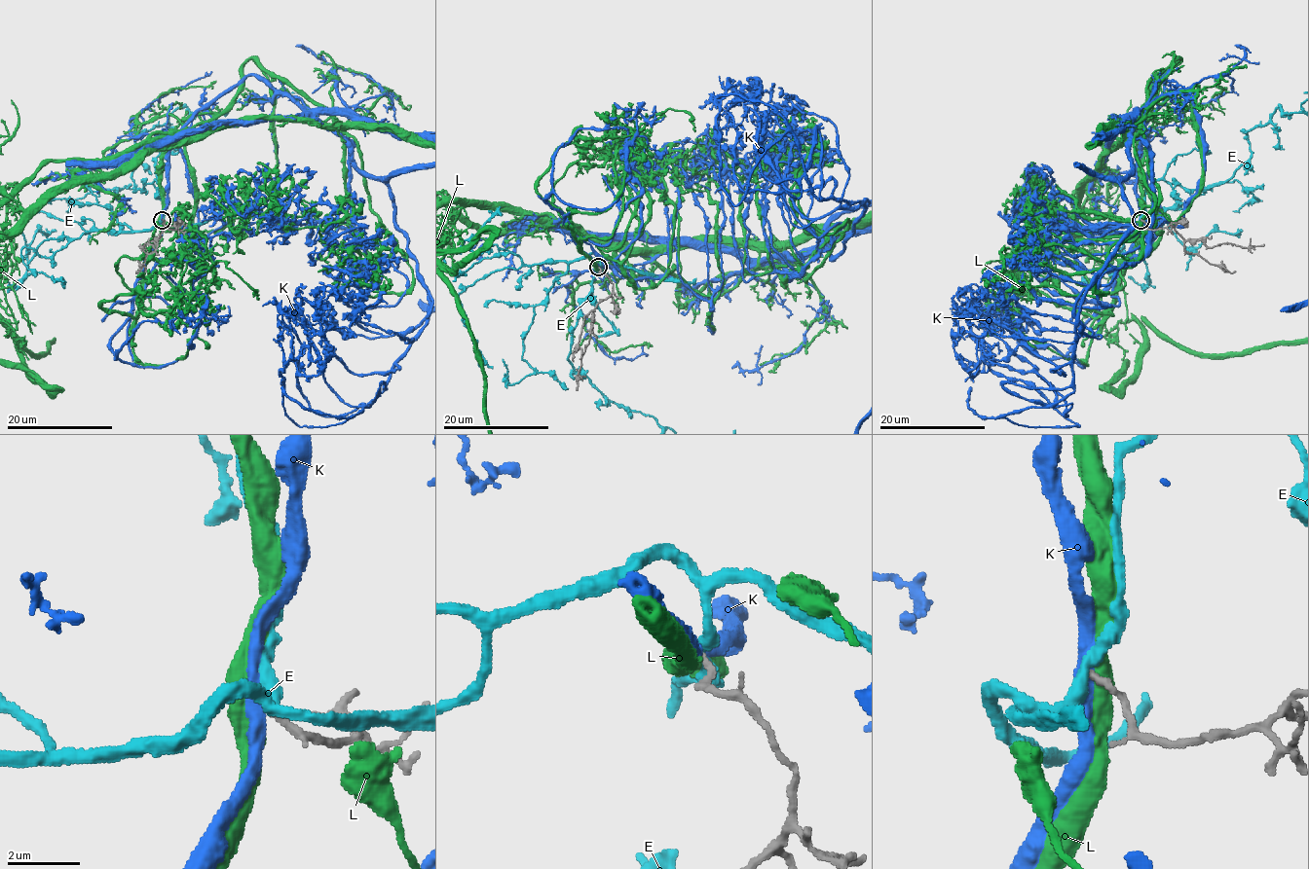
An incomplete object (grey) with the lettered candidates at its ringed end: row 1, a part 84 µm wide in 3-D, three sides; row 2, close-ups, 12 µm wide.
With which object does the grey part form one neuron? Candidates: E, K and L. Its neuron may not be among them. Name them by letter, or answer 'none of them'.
none of them

